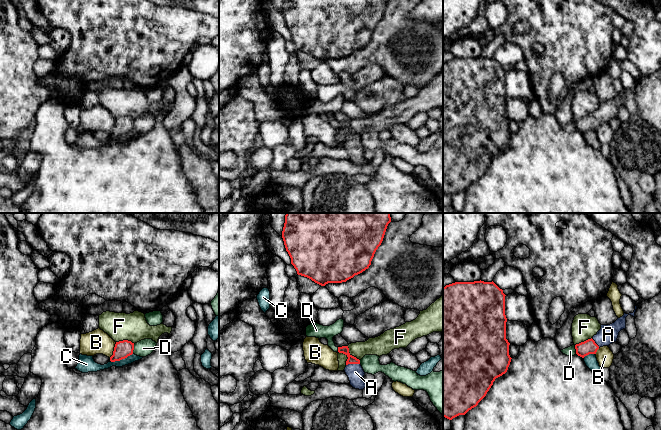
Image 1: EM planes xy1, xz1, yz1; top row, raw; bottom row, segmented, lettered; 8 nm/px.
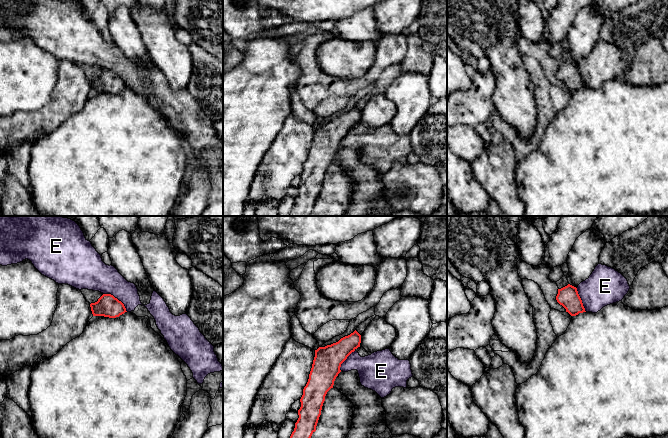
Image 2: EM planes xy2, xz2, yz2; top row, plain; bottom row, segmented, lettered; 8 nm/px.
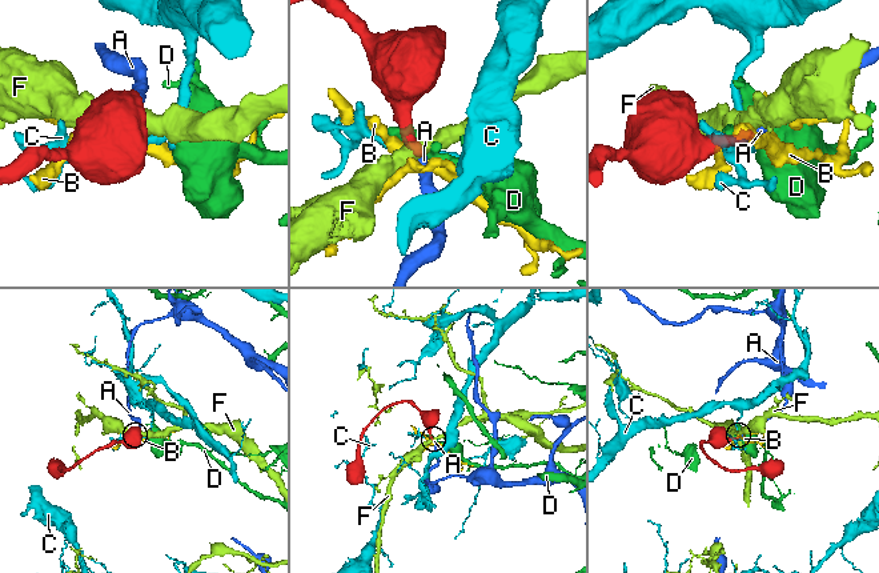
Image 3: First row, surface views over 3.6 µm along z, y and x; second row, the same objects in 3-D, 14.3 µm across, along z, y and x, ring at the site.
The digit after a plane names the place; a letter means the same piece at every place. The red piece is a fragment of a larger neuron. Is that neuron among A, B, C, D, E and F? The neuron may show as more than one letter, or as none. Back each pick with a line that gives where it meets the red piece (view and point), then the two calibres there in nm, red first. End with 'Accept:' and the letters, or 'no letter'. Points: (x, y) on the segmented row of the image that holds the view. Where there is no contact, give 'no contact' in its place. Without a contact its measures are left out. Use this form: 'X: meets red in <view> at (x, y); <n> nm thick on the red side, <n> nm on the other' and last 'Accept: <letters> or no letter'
A: meets red in xz1 at (352, 363); 70 nm thick on the red side, 140 nm on the other
Accept: A

